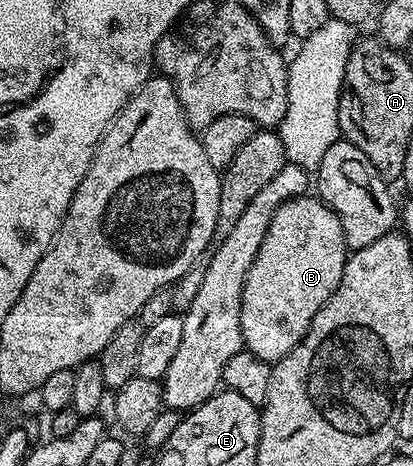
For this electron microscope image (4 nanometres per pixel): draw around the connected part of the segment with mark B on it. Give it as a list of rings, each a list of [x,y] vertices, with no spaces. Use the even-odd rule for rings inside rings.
[[[306,193],[279,205],[243,285],[239,325],[244,350],[271,365],[287,357],[307,333],[315,313],[335,293],[346,258],[343,225],[320,198]]]

